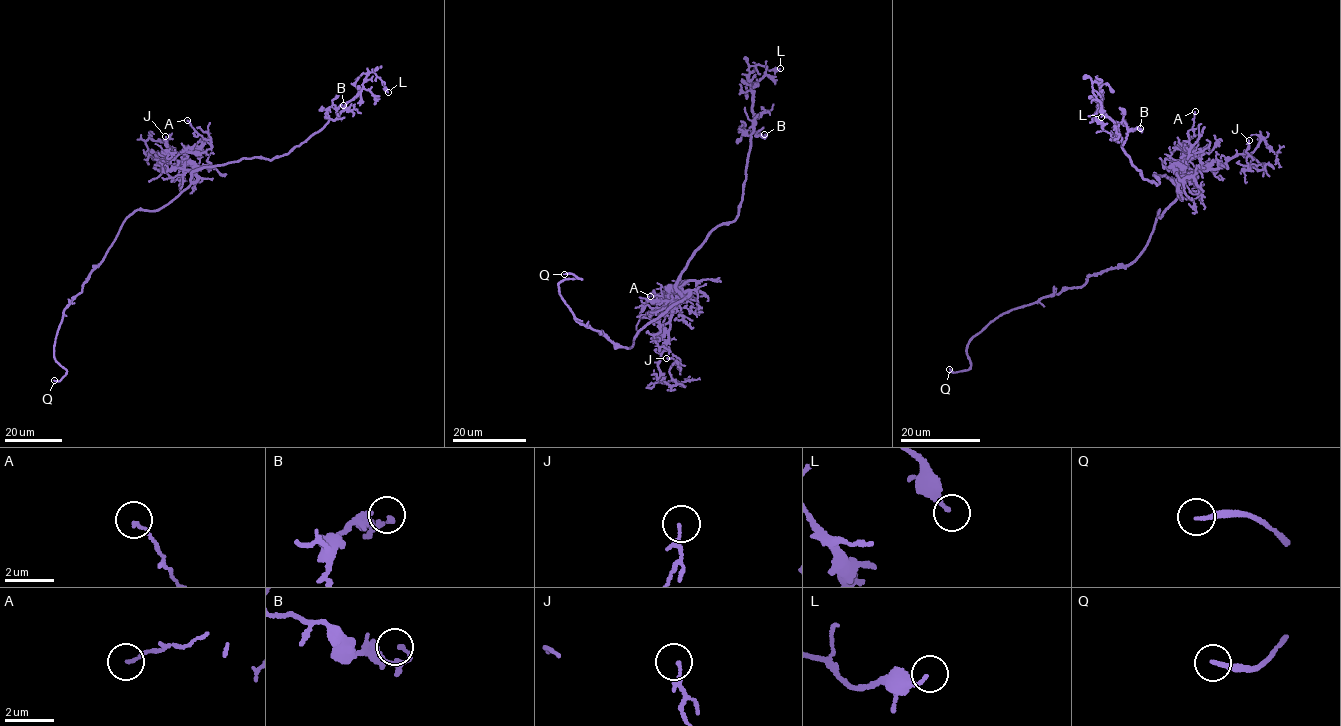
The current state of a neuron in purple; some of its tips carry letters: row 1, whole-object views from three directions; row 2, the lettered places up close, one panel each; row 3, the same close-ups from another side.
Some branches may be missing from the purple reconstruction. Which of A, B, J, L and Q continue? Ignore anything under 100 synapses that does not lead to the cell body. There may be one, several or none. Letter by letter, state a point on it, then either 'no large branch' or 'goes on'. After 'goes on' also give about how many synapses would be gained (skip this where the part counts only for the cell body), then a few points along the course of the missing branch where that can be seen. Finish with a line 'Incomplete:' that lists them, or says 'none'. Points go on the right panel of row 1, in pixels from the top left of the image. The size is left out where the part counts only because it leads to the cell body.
A: (1195, 111) | no large branch
B: (1140, 128) | no large branch
J: (1249, 140) | no large branch
L: (1101, 117) | no large branch
Q: (949, 369) | goes on
Incomplete: Q

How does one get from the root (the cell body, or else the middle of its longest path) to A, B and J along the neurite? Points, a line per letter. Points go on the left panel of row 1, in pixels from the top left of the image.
A: (178, 196), (197, 180), (195, 174), (185, 168), (184, 155), (200, 153), (212, 146), (187, 120)
B: (178, 196), (191, 183), (195, 171), (244, 158), (271, 159), (286, 154), (326, 125), (328, 107), (343, 105)
J: (178, 196), (197, 177), (149, 151), (150, 156), (166, 158), (169, 149), (165, 136)

